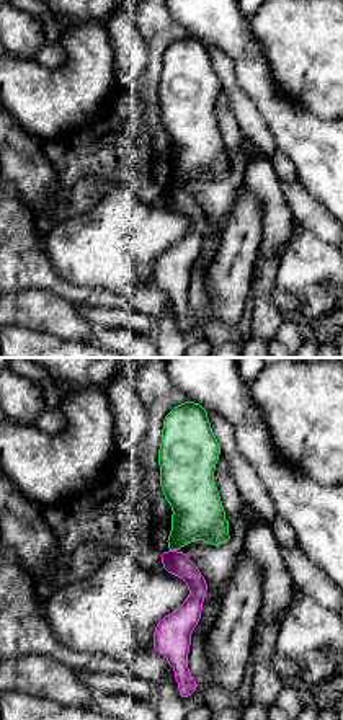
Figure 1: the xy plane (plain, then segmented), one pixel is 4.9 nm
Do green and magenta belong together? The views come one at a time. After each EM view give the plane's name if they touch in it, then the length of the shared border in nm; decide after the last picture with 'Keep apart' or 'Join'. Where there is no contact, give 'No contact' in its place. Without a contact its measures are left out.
Touches green in xy. Shared border 30 nm

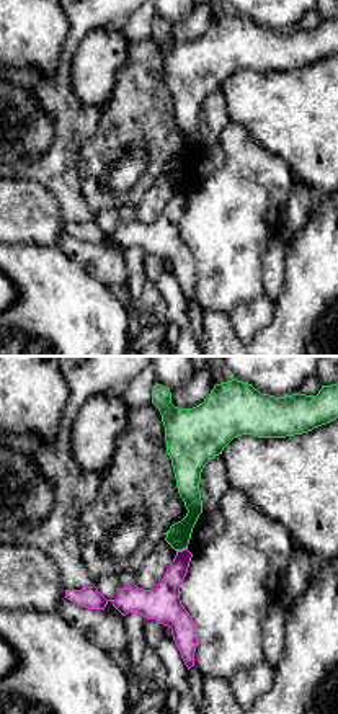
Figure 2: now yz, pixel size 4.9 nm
Touches green in yz. Shared border 60 nm

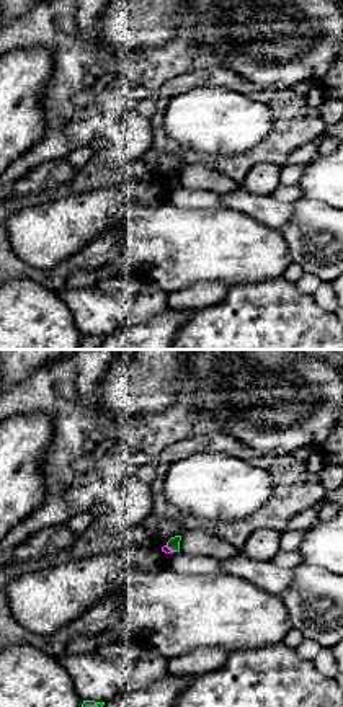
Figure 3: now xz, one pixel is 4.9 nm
Touches green in xz. Shared border 50 nm

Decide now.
Keep apart

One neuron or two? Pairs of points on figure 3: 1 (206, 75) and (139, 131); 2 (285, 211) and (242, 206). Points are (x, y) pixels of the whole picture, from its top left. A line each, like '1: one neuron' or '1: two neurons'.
1: two neurons
2: one neuron

